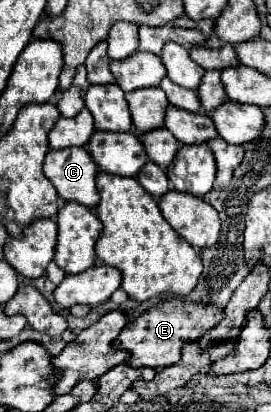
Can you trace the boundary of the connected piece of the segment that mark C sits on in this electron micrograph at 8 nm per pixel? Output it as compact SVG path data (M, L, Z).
M86 147L50 149L44 159L44 175L52 181L58 195L64 201L76 201L86 207L96 207L100 199L96 191L96 173L98 165L90 159Z

